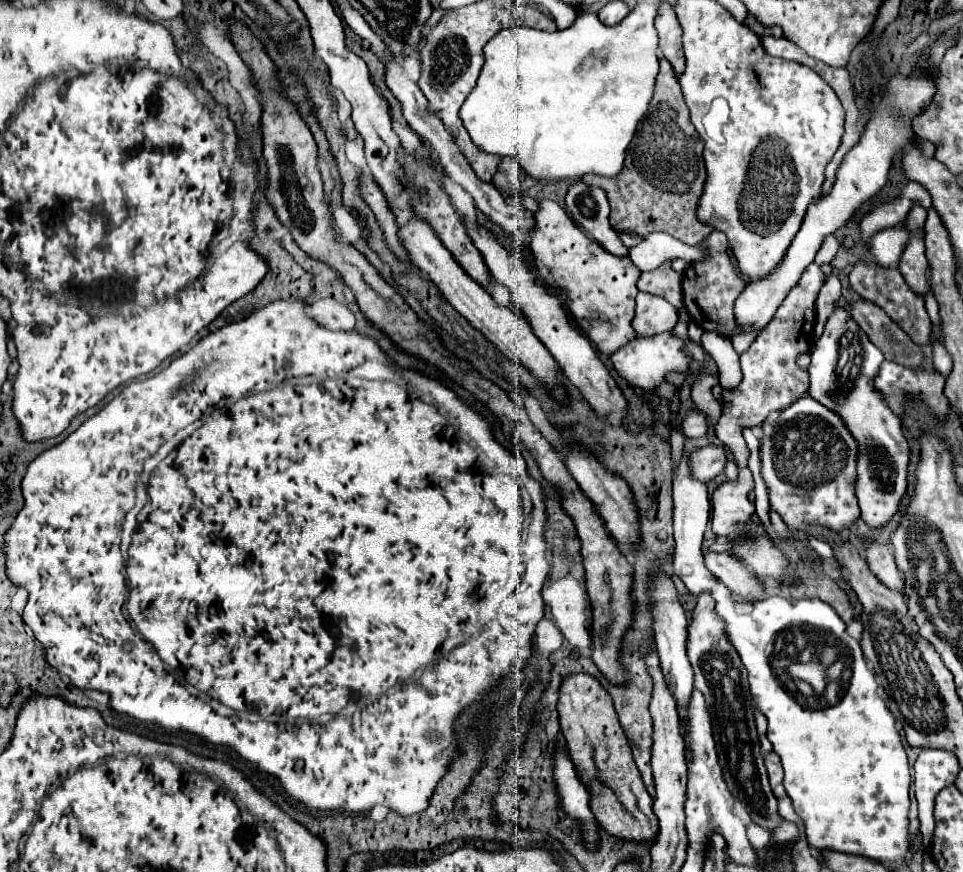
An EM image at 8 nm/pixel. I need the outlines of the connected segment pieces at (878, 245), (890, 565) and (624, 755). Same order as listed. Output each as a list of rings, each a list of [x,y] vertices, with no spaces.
[[[894,226],[888,230],[882,230],[872,236],[870,240],[870,256],[880,266],[896,266],[900,262],[900,256],[904,252],[904,246],[908,242],[908,230],[906,226]]]
[[[862,542],[864,546],[864,554],[866,554],[866,562],[870,566],[870,570],[878,576],[878,580],[882,584],[886,584],[888,588],[894,588],[902,594],[904,590],[904,576],[902,572],[896,568],[894,562],[894,552],[888,544],[882,542]]]
[[[572,674],[564,678],[560,686],[560,726],[568,746],[568,756],[590,794],[590,810],[596,822],[616,834],[618,838],[630,838],[644,842],[658,836],[658,820],[652,812],[652,798],[644,788],[640,772],[632,760],[628,738],[616,718],[610,694],[600,682],[588,674]]]

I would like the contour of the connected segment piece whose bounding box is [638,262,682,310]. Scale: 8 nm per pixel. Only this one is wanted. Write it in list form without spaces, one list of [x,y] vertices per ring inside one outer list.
[[[670,262],[642,274],[638,280],[638,290],[668,300],[676,310],[682,308],[682,276],[670,268]]]

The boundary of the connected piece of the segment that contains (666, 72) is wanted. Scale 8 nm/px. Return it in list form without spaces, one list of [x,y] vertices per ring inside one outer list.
[[[662,58],[648,114],[640,120],[634,140],[628,146],[624,170],[616,178],[586,174],[582,180],[588,186],[600,186],[608,192],[612,208],[610,224],[616,232],[634,230],[640,236],[668,232],[686,244],[700,244],[714,230],[696,218],[696,206],[706,182],[702,150],[704,142],[690,122],[680,84],[672,74],[672,66]]]

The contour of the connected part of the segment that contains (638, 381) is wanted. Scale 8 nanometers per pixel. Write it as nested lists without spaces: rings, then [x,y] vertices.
[[[660,334],[652,338],[638,336],[636,340],[620,348],[616,354],[612,354],[612,364],[630,386],[650,392],[654,390],[654,386],[664,382],[664,376],[668,372],[686,372],[690,366],[690,356],[684,350],[684,342],[672,334]]]

